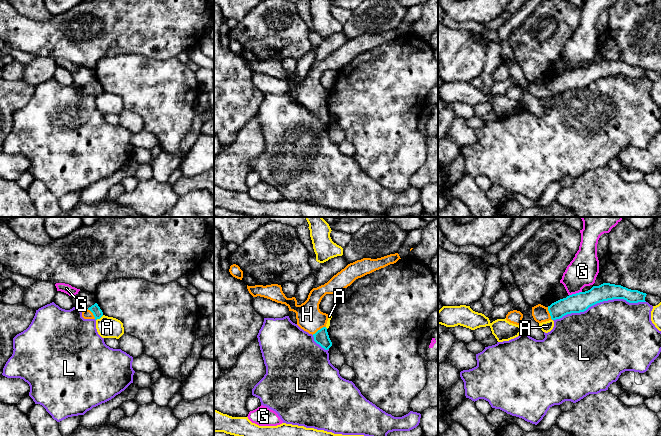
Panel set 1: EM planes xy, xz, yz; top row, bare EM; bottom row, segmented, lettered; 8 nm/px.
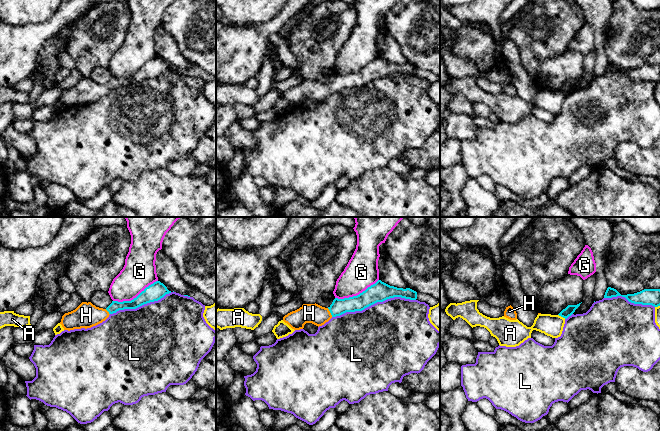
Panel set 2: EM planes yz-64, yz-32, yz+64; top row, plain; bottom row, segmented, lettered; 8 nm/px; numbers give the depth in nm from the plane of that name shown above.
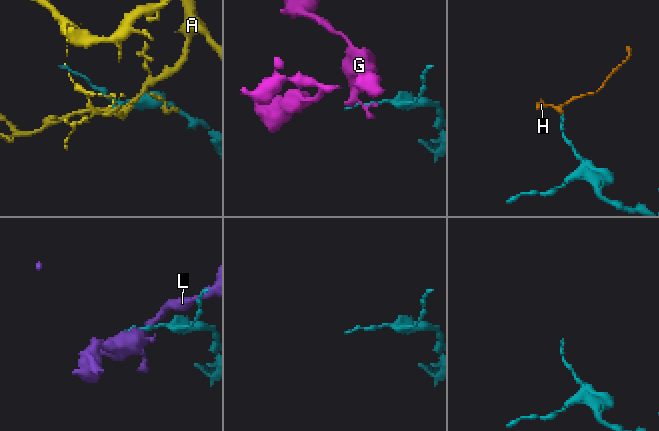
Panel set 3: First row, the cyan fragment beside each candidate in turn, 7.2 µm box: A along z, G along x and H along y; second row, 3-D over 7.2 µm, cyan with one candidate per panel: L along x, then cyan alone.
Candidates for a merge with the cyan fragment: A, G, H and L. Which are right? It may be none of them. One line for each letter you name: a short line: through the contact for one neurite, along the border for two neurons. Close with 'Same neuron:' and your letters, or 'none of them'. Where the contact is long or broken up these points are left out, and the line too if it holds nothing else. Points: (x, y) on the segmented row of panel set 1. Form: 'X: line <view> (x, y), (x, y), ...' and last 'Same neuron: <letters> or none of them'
H: line xz (321, 337), (318, 330), (309, 317)
Same neuron: H

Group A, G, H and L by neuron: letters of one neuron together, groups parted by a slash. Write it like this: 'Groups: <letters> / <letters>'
Groups: A / G / H / L

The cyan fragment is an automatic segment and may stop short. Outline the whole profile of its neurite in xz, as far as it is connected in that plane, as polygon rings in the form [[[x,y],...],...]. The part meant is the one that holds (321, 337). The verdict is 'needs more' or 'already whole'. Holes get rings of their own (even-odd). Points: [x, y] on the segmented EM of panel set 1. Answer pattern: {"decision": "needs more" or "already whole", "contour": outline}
{"decision": "needs more", "contour": [[[398,253],[390,254],[381,258],[363,258],[348,264],[344,269],[334,275],[327,283],[313,288],[307,300],[301,305],[297,304],[295,297],[287,298],[282,291],[281,285],[255,285],[247,289],[253,297],[264,297],[277,303],[285,304],[289,311],[296,313],[297,325],[304,331],[312,334],[314,341],[325,350],[332,346],[326,324],[328,314],[319,309],[319,304],[326,294],[340,294],[350,286],[356,279],[370,274],[376,270],[396,263],[400,258]]]}

